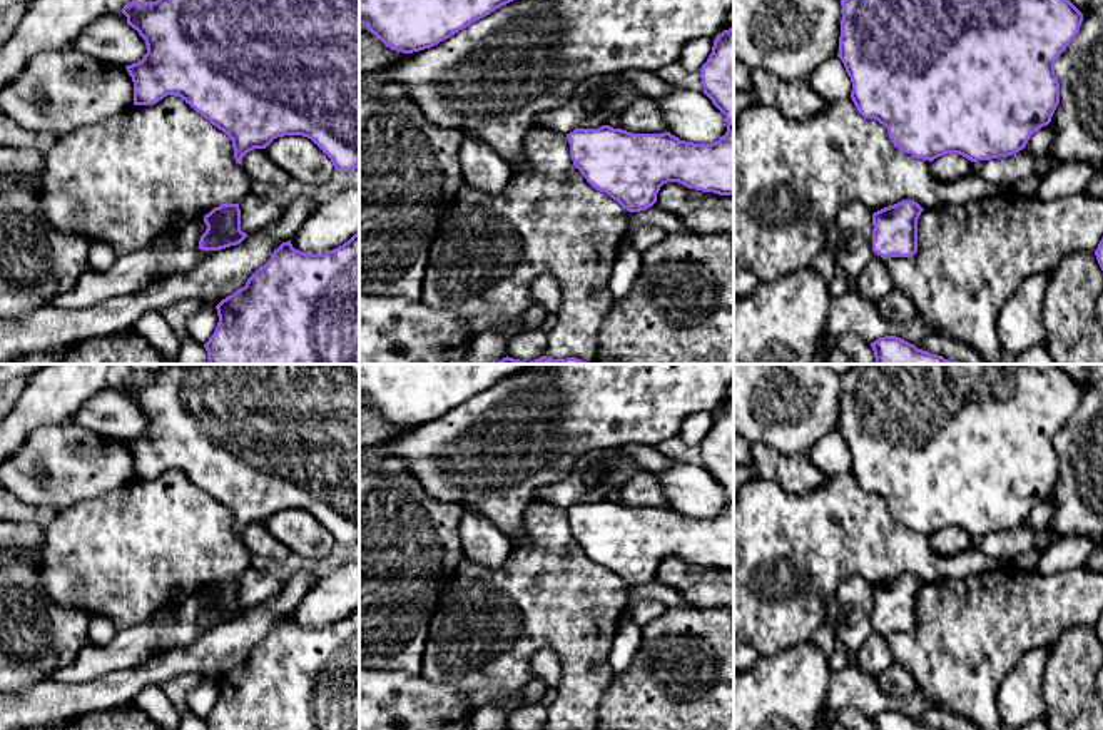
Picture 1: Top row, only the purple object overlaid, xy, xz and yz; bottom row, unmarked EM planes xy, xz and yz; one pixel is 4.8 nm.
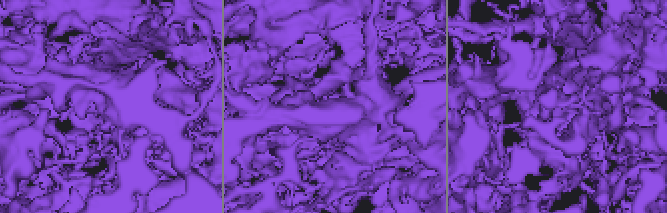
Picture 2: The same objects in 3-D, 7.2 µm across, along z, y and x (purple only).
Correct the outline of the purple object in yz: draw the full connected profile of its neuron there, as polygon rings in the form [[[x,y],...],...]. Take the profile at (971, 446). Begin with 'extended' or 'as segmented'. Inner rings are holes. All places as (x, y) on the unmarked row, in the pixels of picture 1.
as segmented; [[[856,364],[841,374],[842,394],[839,428],[852,456],[851,473],[864,493],[874,493],[887,503],[901,526],[933,536],[946,528],[959,528],[971,536],[1013,530],[1023,525],[1034,506],[1051,496],[1060,478],[1060,456],[1055,436],[1080,408],[1083,388],[1055,364]]]

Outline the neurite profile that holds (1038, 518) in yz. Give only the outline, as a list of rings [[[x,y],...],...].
[[[1050,496],[1048,499],[1041,501],[1038,506],[1031,509],[1023,525],[1033,530],[1043,530],[1048,526],[1055,511],[1056,511],[1056,501],[1053,496]]]

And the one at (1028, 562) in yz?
[[[1048,548],[1033,550],[1033,551],[1026,551],[1026,553],[1018,555],[1016,558],[1013,558],[1013,566],[1016,566],[1023,571],[1034,571],[1038,568],[1039,555],[1045,550],[1048,550]]]

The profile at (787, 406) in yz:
[[[734,364],[734,433],[782,454],[809,454],[839,428],[842,379],[824,364]]]

